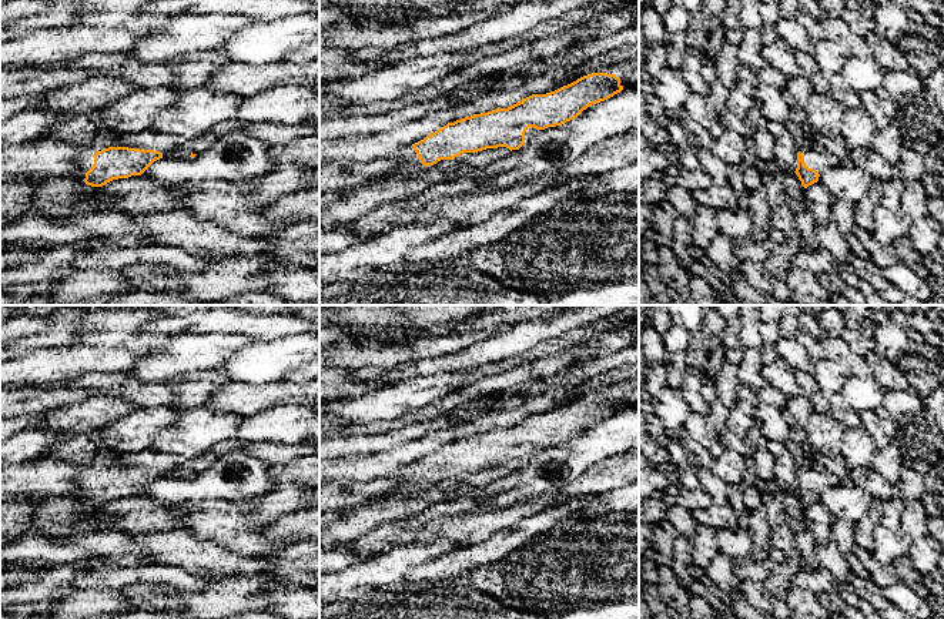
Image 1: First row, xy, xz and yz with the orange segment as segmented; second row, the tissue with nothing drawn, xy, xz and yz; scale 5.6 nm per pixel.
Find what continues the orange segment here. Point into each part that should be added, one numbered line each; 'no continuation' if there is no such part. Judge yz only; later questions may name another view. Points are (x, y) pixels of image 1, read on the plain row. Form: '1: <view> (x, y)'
1: yz (819, 479)

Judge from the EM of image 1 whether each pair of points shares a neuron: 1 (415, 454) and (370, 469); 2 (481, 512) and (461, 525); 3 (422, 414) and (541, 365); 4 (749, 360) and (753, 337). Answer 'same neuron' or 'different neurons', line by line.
1: same neuron
2: same neuron
3: same neuron
4: different neurons

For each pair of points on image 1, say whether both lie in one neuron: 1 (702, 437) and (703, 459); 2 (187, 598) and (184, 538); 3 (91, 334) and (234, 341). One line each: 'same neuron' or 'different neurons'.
1: different neurons
2: different neurons
3: same neuron

